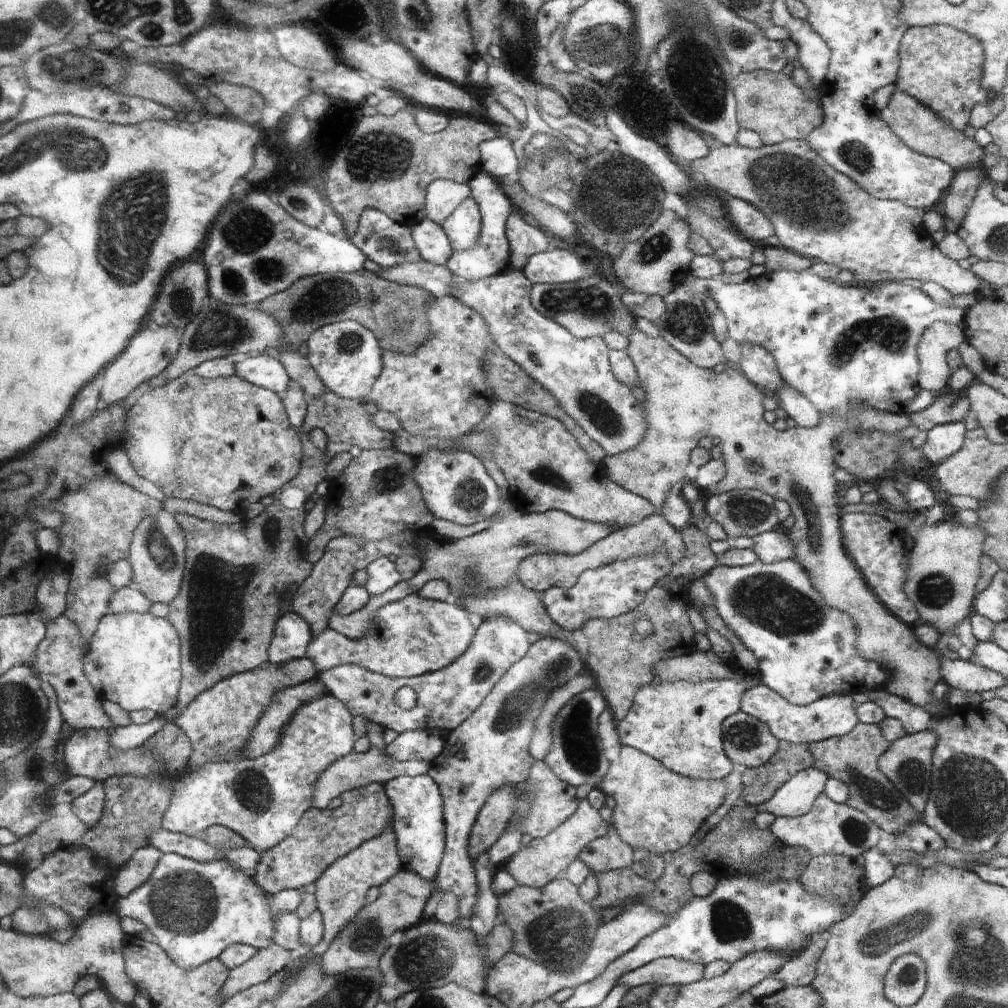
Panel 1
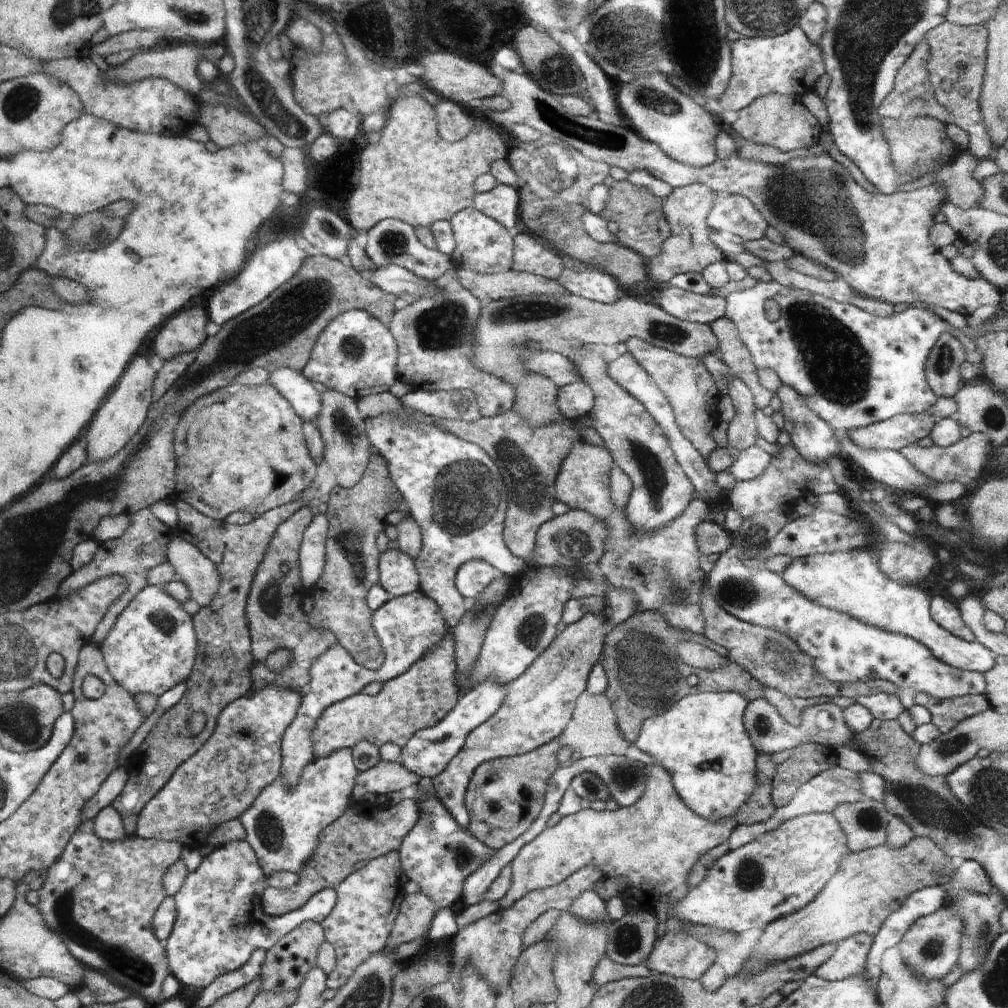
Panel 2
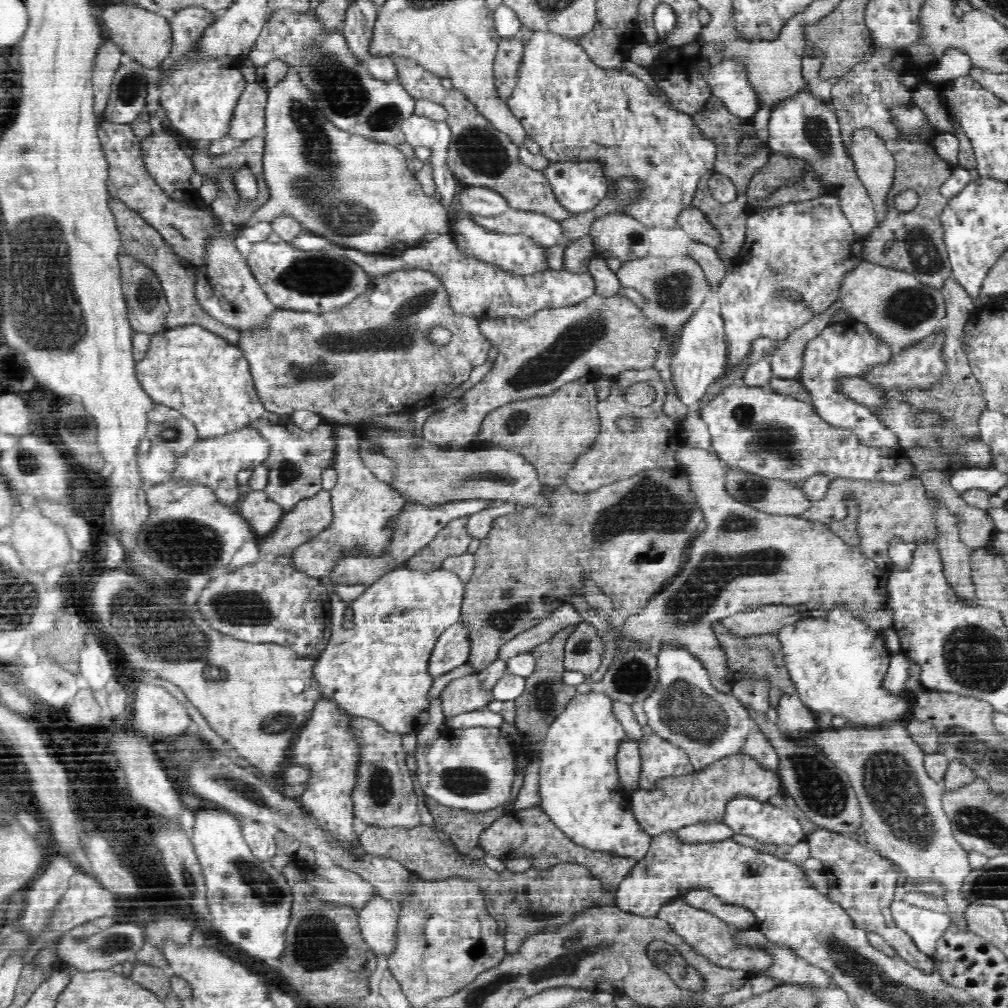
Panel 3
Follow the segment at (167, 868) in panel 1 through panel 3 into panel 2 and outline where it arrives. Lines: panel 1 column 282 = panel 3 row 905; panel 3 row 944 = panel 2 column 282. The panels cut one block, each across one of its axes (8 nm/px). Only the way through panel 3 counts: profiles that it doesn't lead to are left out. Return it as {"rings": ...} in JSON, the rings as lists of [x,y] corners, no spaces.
{"rings":[[[234,840],[216,847],[206,855],[198,872],[191,872],[184,888],[174,896],[178,906],[178,921],[174,933],[165,943],[172,974],[183,986],[209,988],[220,976],[240,970],[251,957],[251,954],[264,948],[268,951],[280,938],[287,937],[292,930],[299,928],[305,921],[322,923],[338,904],[338,895],[334,887],[327,887],[314,894],[299,910],[292,910],[283,916],[271,916],[263,910],[262,896],[266,892],[267,878],[259,865],[259,858],[246,840]]]}

